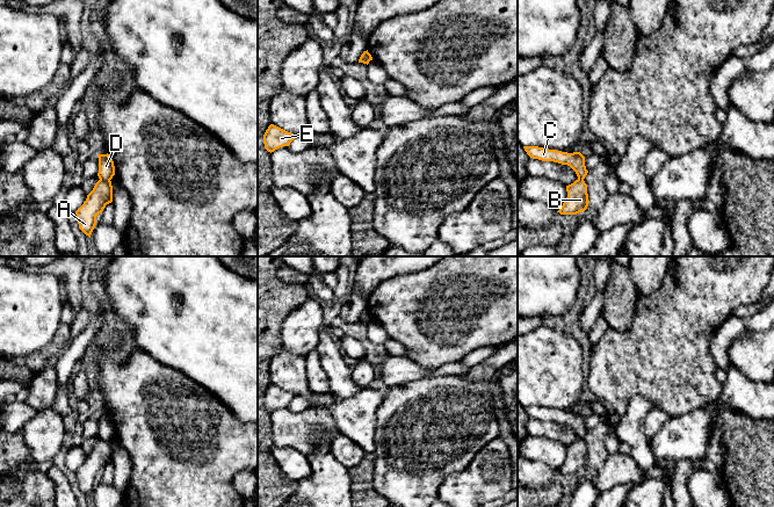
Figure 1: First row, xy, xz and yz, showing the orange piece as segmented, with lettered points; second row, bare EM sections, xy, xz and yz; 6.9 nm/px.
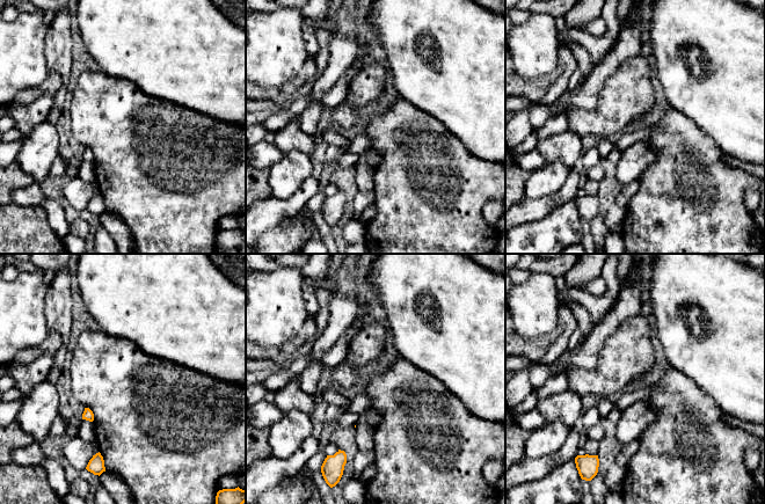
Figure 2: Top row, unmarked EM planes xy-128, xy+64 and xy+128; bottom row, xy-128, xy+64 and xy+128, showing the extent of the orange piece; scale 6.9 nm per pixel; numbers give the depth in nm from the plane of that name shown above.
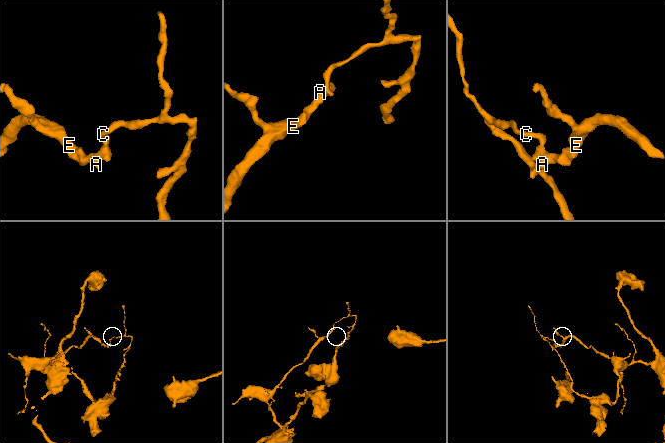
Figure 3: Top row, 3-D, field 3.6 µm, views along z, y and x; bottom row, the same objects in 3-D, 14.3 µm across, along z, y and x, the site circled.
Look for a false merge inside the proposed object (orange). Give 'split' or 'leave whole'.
split

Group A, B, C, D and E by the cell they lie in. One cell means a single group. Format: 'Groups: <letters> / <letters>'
Groups: A B E / C D

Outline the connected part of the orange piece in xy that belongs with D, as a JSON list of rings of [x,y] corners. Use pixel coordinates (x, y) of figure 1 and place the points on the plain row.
[[[97,414],[99,418],[99,433],[100,440],[111,440],[115,435],[115,426],[109,414]]]

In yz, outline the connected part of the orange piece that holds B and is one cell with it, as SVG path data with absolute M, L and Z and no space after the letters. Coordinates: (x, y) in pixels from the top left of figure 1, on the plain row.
M576 440L566 446L567 457L560 469L557 471L560 475L577 475L583 472L588 466L587 444L584 440Z

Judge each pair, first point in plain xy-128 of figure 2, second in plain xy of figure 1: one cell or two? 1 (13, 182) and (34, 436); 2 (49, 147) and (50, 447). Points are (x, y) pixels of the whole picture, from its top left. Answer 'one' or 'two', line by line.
1: two
2: one

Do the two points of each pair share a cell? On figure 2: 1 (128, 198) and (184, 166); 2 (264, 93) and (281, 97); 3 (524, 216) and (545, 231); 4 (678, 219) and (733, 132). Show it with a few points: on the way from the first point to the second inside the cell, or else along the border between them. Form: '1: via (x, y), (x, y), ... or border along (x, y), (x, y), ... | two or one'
1: via (141, 184), (154, 172), (170, 172) | one
2: via (268, 94), (277, 96) | one
3: border along (555, 209), (543, 218), (517, 226) | two
4: border along (702, 131), (725, 153) | two

